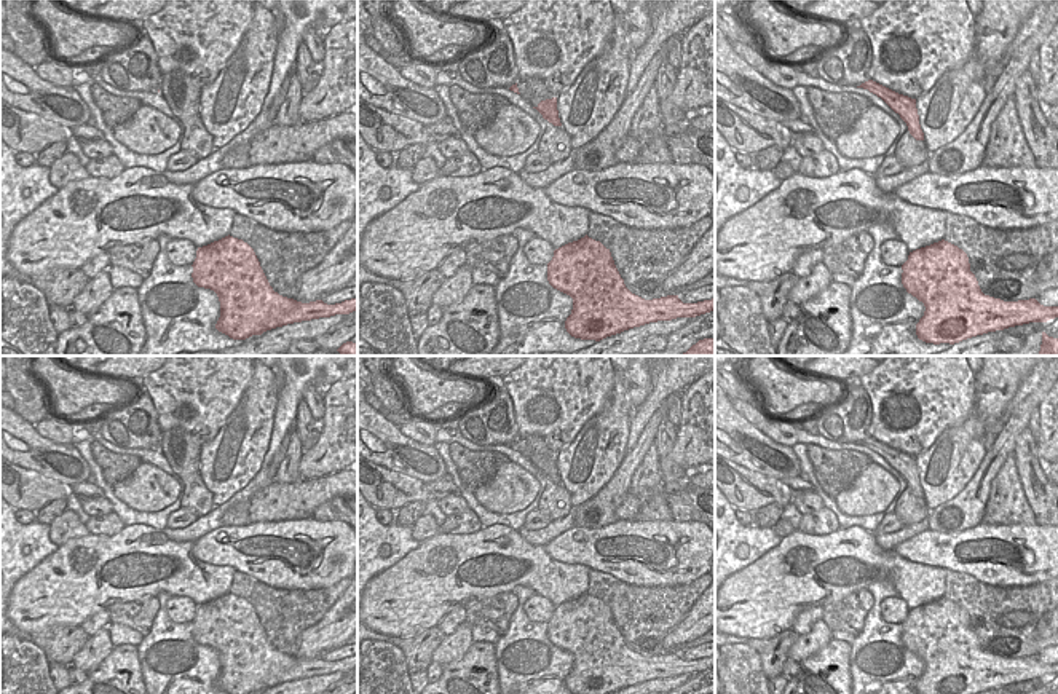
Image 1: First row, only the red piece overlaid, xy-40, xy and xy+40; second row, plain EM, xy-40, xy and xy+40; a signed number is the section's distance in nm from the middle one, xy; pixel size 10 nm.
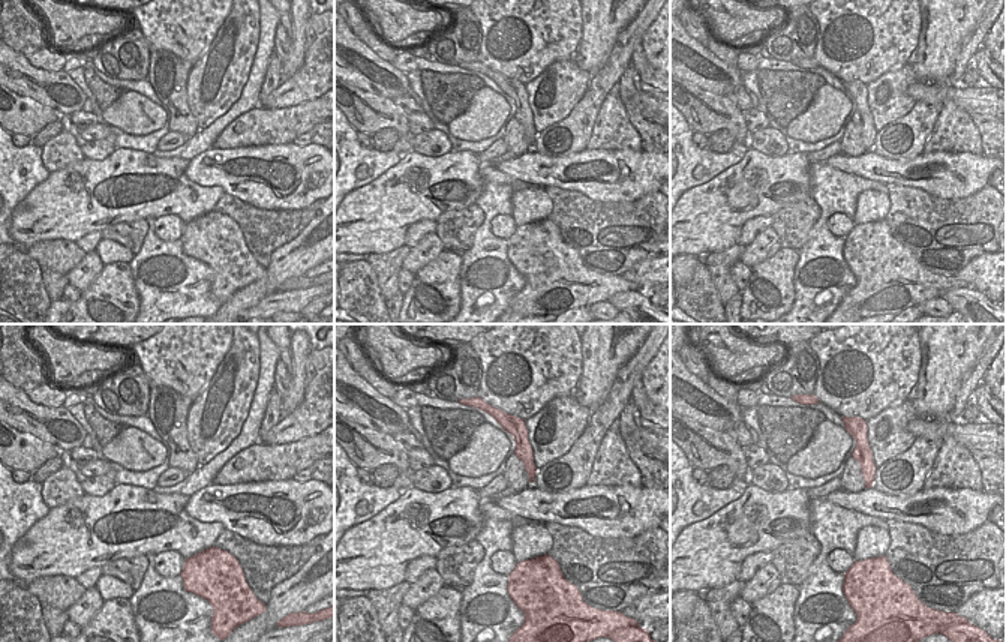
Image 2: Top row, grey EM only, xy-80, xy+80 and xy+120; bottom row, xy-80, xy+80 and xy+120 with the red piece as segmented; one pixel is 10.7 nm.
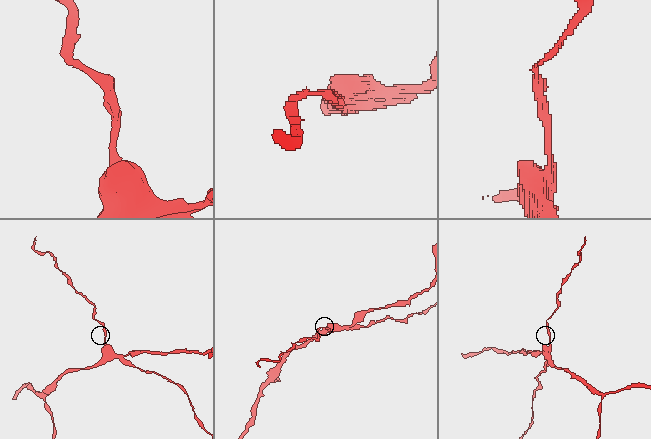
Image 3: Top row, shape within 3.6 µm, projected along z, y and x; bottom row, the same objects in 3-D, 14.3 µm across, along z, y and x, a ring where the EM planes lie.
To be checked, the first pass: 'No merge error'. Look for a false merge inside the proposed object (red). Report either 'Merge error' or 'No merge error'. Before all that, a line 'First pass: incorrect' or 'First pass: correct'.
First pass: incorrect
Merge error

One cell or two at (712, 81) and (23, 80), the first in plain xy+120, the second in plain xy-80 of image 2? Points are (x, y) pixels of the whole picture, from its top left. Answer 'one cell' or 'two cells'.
one cell

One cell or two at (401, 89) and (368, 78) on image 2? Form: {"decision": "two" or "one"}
{"decision": "one"}

